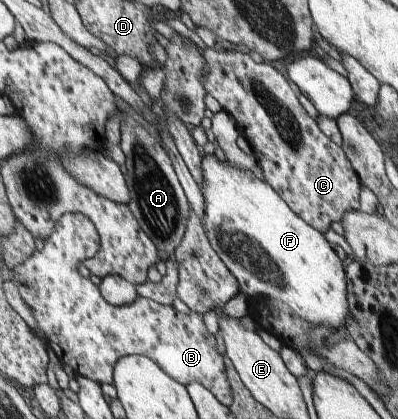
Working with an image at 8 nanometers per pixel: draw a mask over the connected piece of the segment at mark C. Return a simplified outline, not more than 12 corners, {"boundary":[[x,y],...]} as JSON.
{"boundary":[[197,49],[263,179],[324,234],[360,177],[275,67]]}

